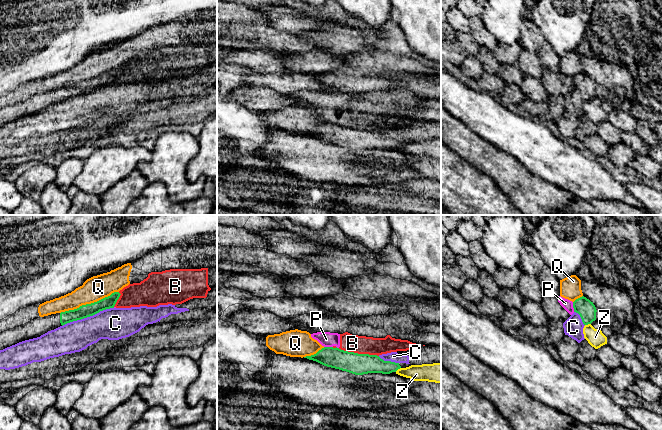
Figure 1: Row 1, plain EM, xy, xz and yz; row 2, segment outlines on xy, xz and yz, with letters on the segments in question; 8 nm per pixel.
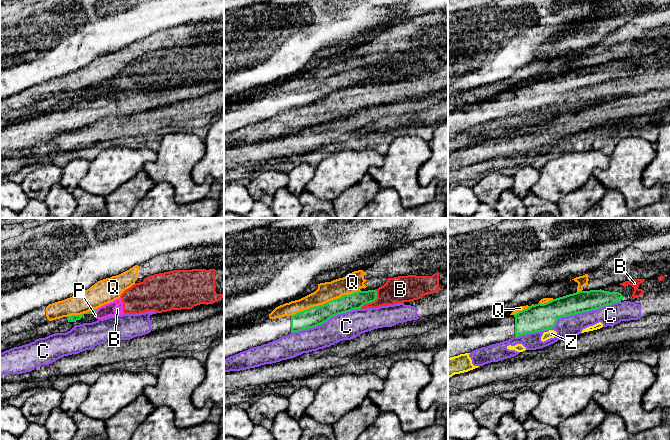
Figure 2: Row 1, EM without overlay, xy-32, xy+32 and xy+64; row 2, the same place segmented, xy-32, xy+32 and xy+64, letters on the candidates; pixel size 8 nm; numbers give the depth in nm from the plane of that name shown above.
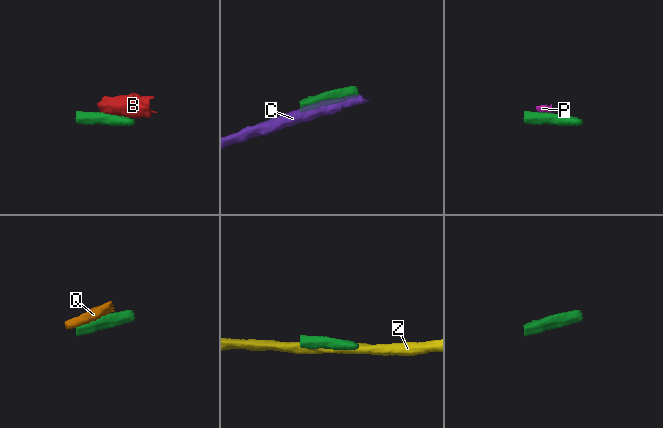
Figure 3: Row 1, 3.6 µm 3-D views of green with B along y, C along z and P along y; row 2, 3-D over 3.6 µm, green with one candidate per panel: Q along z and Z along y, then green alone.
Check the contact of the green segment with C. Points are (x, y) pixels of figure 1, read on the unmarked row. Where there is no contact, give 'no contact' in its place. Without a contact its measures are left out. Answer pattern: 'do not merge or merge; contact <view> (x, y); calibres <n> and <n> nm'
do not merge; contact xy (87, 92); calibres 110 and 260 nm

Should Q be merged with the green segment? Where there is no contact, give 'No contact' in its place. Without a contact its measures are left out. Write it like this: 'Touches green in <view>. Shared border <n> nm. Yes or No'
Touches green in xy. Shared border 500 nm. No

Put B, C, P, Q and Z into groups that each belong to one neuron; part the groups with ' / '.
B P / C / Q / Z

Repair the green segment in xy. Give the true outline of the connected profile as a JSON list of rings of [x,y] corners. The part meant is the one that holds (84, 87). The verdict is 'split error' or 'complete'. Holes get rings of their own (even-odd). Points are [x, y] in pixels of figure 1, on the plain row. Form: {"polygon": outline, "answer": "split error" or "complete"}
{"polygon": [[[114,68],[97,78],[82,81],[77,85],[33,95],[30,98],[0,109],[0,126],[19,118],[40,113],[48,107],[54,106],[67,99],[93,92],[100,87],[114,84],[120,73]]], "answer": "split error"}

